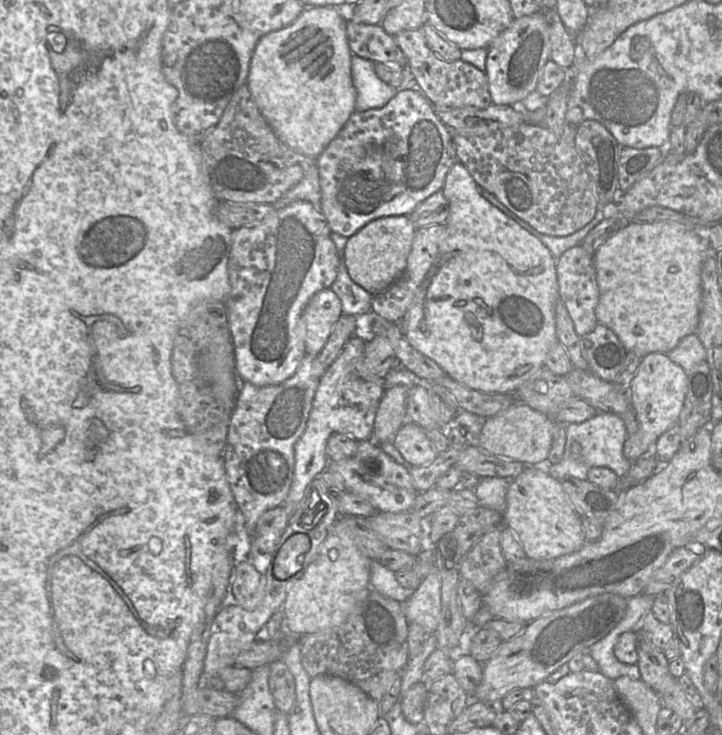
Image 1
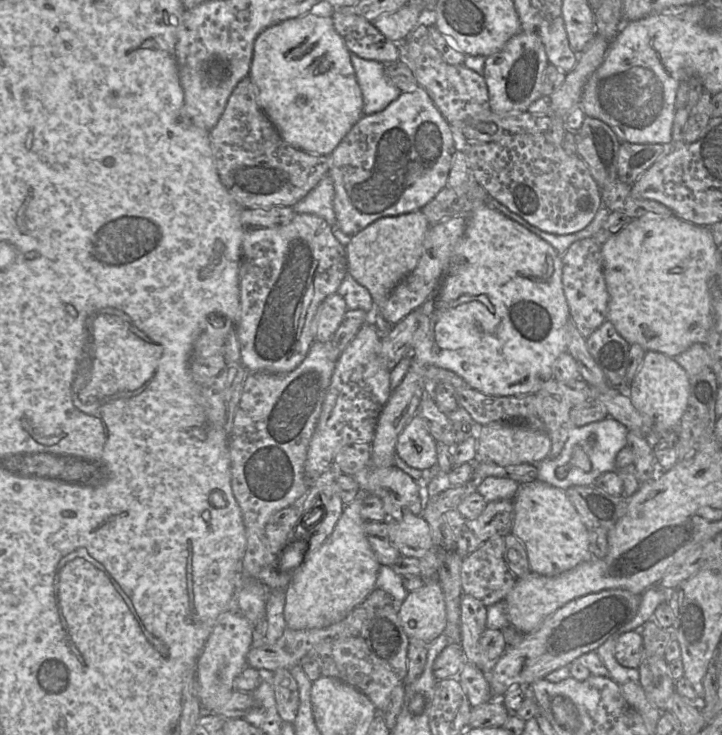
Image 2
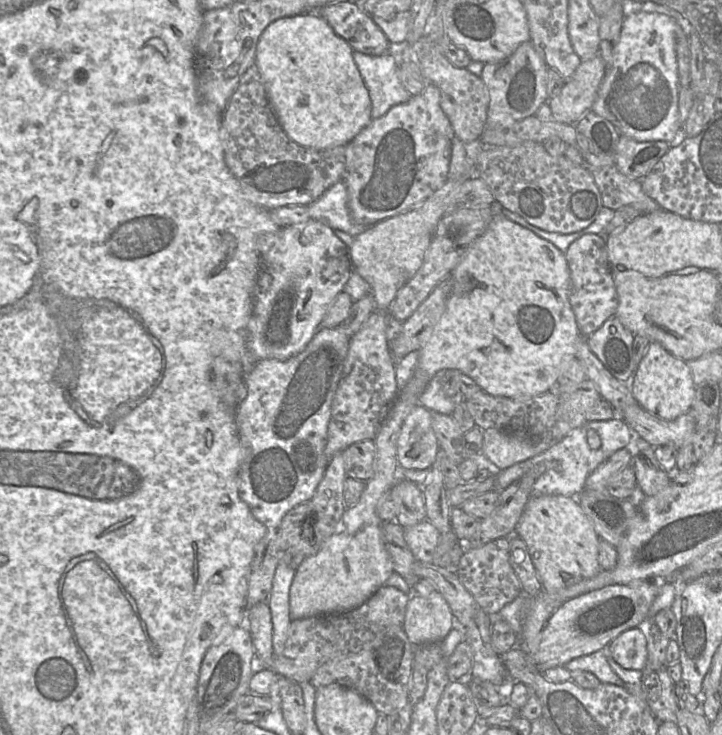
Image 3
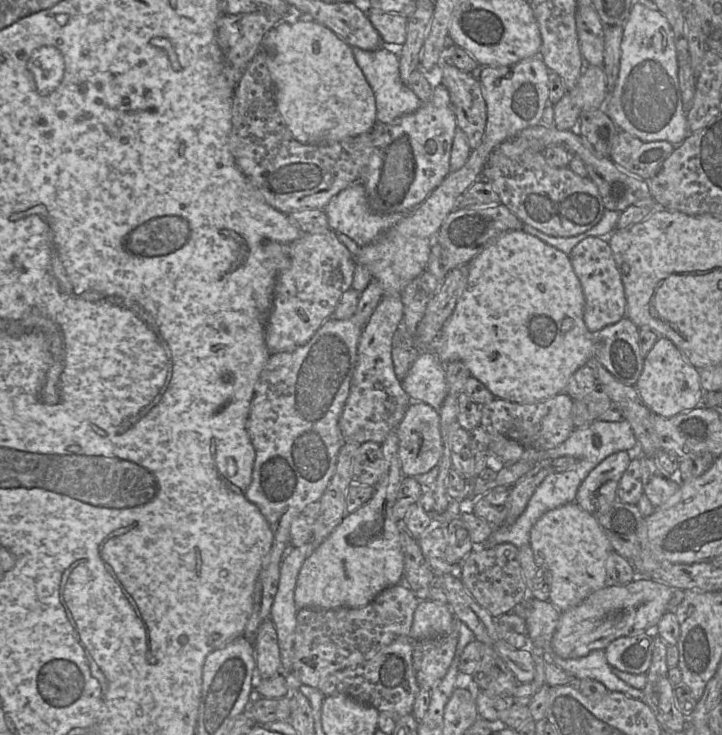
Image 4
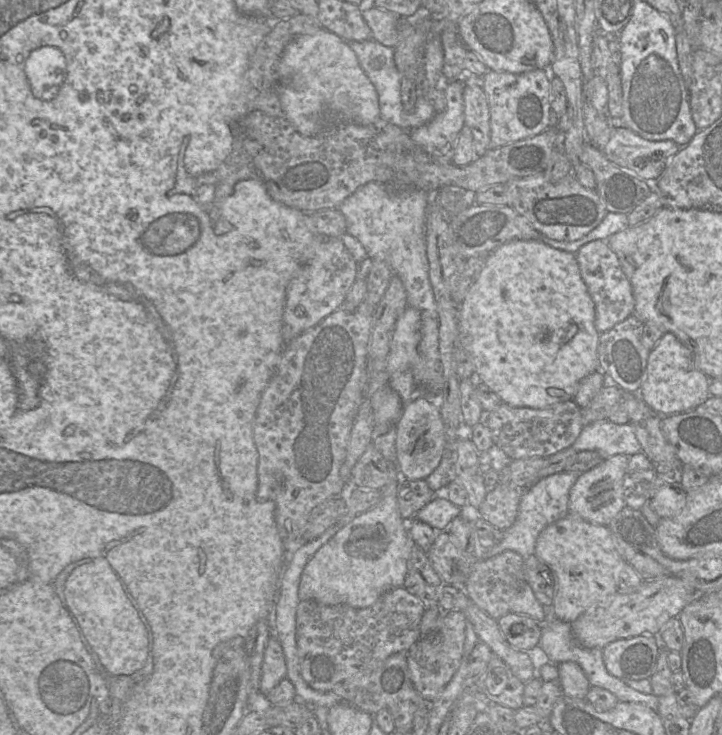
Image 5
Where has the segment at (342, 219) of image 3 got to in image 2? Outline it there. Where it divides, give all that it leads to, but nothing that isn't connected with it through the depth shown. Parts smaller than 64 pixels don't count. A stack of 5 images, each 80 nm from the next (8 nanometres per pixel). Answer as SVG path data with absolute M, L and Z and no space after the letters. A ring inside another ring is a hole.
M325 176L303 199L291 207L296 213L320 216L332 227L337 227L333 201L333 181L329 176Z

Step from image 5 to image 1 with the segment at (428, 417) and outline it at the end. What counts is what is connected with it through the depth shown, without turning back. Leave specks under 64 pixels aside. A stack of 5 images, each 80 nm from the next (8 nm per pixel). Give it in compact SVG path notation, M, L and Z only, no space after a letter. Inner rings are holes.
M410 420L398 430L393 445L410 466L428 465L437 456L425 430Z

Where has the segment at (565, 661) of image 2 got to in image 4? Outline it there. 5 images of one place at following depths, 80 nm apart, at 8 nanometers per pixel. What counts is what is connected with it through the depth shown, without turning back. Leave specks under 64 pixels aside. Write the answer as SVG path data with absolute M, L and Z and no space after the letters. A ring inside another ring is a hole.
M636 577L624 585L607 585L592 593L579 605L560 614L556 631L552 638L552 649L556 655L564 659L576 659L587 656L592 651L605 650L614 640L644 633L649 629L656 629L661 617L668 611L669 602L674 589L658 581L643 577Z

